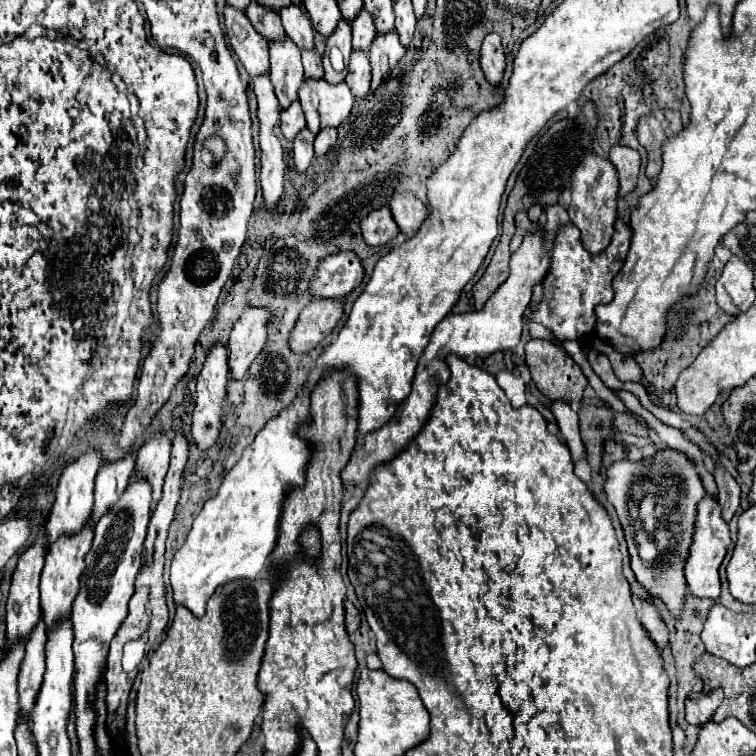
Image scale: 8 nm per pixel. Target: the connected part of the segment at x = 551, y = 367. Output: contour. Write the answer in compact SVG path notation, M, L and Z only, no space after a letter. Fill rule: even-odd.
M531 339L525 345L525 363L531 371L531 379L537 385L537 389L551 401L563 401L563 403L573 403L573 401L581 401L585 387L587 387L587 377L583 375L581 367L567 355L567 351L555 347L553 343L545 341L545 339Z

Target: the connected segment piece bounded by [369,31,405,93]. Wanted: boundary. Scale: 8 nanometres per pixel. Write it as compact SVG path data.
M395 31L375 37L371 51L369 51L369 59L371 59L371 67L373 67L373 81L371 81L373 93L399 67L403 57L405 57L405 49L401 47Z

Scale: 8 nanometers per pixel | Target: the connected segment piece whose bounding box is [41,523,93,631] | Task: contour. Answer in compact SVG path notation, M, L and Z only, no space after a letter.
M87 523L87 527L83 527L79 535L57 539L57 543L53 543L45 559L45 567L41 575L41 613L47 625L47 631L51 631L55 623L69 619L69 611L79 589L79 577L81 577L81 571L85 571L85 555L89 553L91 541L93 541L93 531L89 529L89 523Z

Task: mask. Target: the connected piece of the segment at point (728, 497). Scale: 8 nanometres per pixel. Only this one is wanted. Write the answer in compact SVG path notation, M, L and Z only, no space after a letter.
M715 464L713 476L719 491L717 499L719 499L719 505L721 505L721 511L723 511L723 519L729 523L740 504L740 486L736 480L725 471L725 467L723 467L722 464Z

